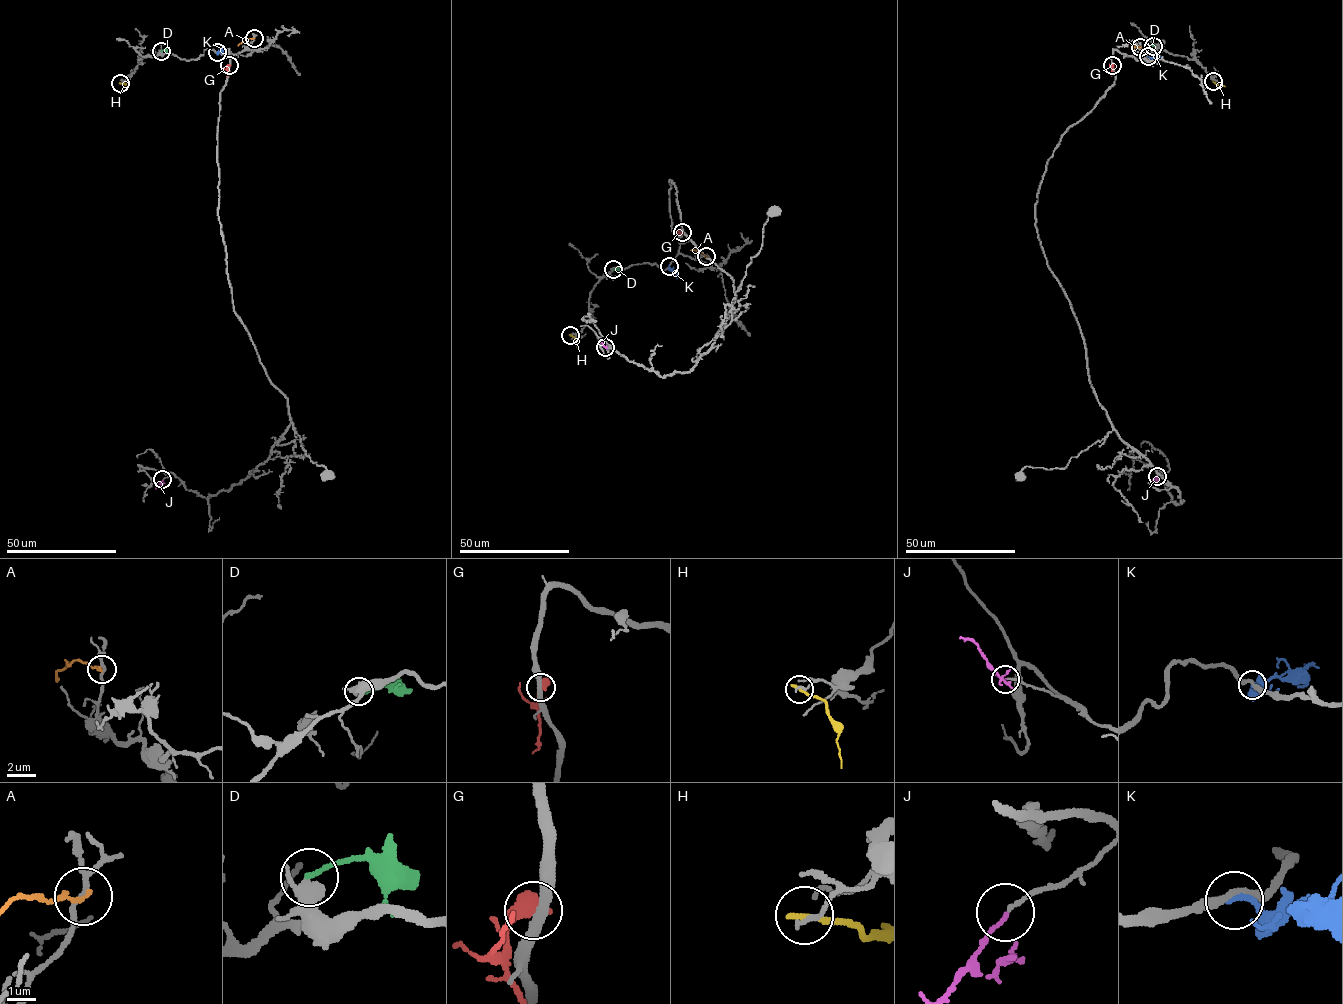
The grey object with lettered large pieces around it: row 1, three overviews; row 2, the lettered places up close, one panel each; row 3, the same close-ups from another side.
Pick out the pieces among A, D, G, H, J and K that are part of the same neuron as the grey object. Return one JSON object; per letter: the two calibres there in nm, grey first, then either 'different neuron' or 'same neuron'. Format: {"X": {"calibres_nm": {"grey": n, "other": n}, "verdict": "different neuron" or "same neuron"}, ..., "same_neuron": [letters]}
{"A": {"calibres_nm": {"grey": 150, "other": 160}, "verdict": "different neuron"}, "D": {"calibres_nm": {"grey": 400, "other": 160}, "verdict": "different neuron"}, "G": {"calibres_nm": {"grey": 360, "other": 650}, "verdict": "different neuron"}, "H": {"calibres_nm": {"grey": 190, "other": 240}, "verdict": "different neuron"}, "J": {"calibres_nm": {"grey": 130, "other": 120}, "verdict": "same neuron"}, "K": {"calibres_nm": {"grey": 240, "other": 220}, "verdict": "different neuron"}, "same_neuron": ["J"]}

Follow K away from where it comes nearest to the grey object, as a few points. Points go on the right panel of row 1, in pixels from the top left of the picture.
K: (1148, 56), (1161, 56)

